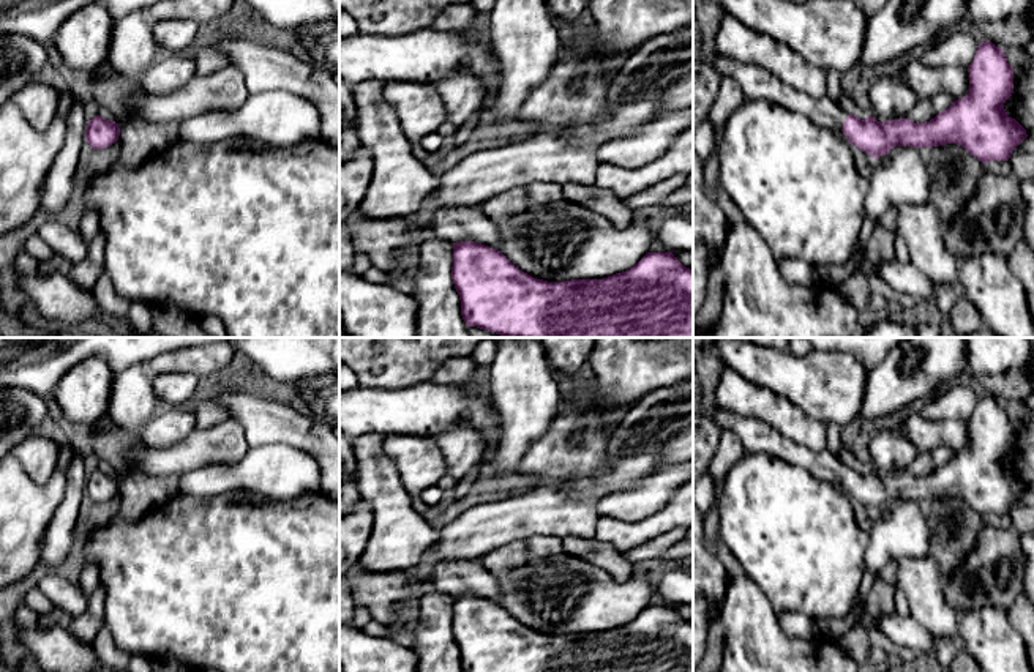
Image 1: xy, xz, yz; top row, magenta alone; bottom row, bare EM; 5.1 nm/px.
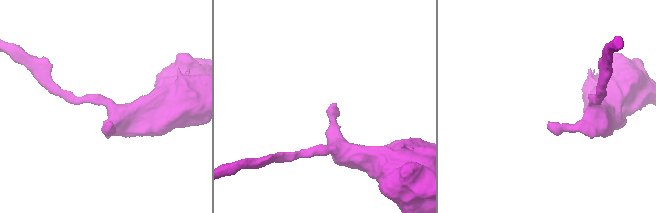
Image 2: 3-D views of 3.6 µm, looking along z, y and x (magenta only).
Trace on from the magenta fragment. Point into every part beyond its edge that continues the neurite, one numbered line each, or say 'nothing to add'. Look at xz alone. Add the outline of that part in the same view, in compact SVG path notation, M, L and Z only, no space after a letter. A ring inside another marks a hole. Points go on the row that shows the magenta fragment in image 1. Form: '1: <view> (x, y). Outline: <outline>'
nothing to add

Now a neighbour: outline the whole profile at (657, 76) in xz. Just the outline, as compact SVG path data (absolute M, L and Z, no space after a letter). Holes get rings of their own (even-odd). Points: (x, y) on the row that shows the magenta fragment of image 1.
M693 24L652 36L633 49L614 74L606 103L608 112L594 121L560 131L538 131L519 142L478 150L463 158L439 175L436 192L423 202L417 215L406 219L407 230L429 230L433 215L440 208L481 205L497 194L538 181L559 186L597 185L600 167L597 148L601 142L633 134L665 112L693 106Z

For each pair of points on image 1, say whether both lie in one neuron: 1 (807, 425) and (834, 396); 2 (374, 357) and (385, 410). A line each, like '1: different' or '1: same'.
1: different
2: different

